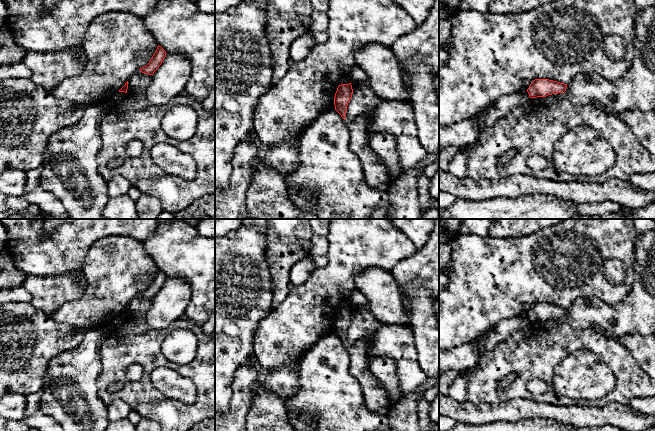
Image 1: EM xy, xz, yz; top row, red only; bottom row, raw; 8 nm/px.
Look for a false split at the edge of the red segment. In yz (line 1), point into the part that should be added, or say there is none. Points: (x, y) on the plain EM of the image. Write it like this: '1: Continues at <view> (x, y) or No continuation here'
1: No continuation here

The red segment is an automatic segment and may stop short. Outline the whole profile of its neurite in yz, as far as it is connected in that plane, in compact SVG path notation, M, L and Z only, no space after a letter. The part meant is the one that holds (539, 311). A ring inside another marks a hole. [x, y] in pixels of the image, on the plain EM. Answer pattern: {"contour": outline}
{"contour": "M535 303L527 313L530 322L546 321L552 318L564 317L567 308L549 303Z"}

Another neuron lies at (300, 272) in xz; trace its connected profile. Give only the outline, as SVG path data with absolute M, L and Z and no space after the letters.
M310 254L308 257L294 265L290 270L290 280L292 284L295 286L304 283L315 268L316 266L313 262L312 255Z

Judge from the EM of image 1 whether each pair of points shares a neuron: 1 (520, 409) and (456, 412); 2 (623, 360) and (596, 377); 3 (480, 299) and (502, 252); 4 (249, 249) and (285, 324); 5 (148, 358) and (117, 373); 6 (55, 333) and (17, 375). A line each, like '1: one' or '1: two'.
1: one
2: two
3: one
4: two
5: one
6: one

